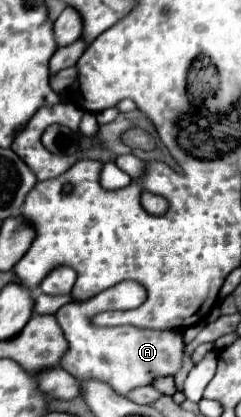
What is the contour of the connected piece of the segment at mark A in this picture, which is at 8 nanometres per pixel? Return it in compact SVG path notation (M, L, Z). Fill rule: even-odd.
M125 281L119 283L83 303L69 303L65 307L61 307L55 317L63 329L63 335L67 339L67 351L61 357L61 367L71 373L75 379L99 379L99 381L107 381L119 395L127 395L129 391L137 389L137 387L145 387L151 385L155 379L159 377L173 377L179 369L181 369L181 361L183 361L183 353L185 353L185 341L183 341L183 333L181 331L153 331L153 329L139 329L139 327L97 327L91 323L91 317L95 317L97 313L109 311L109 307L137 307L147 299L147 291L143 285L135 283L135 281Z

